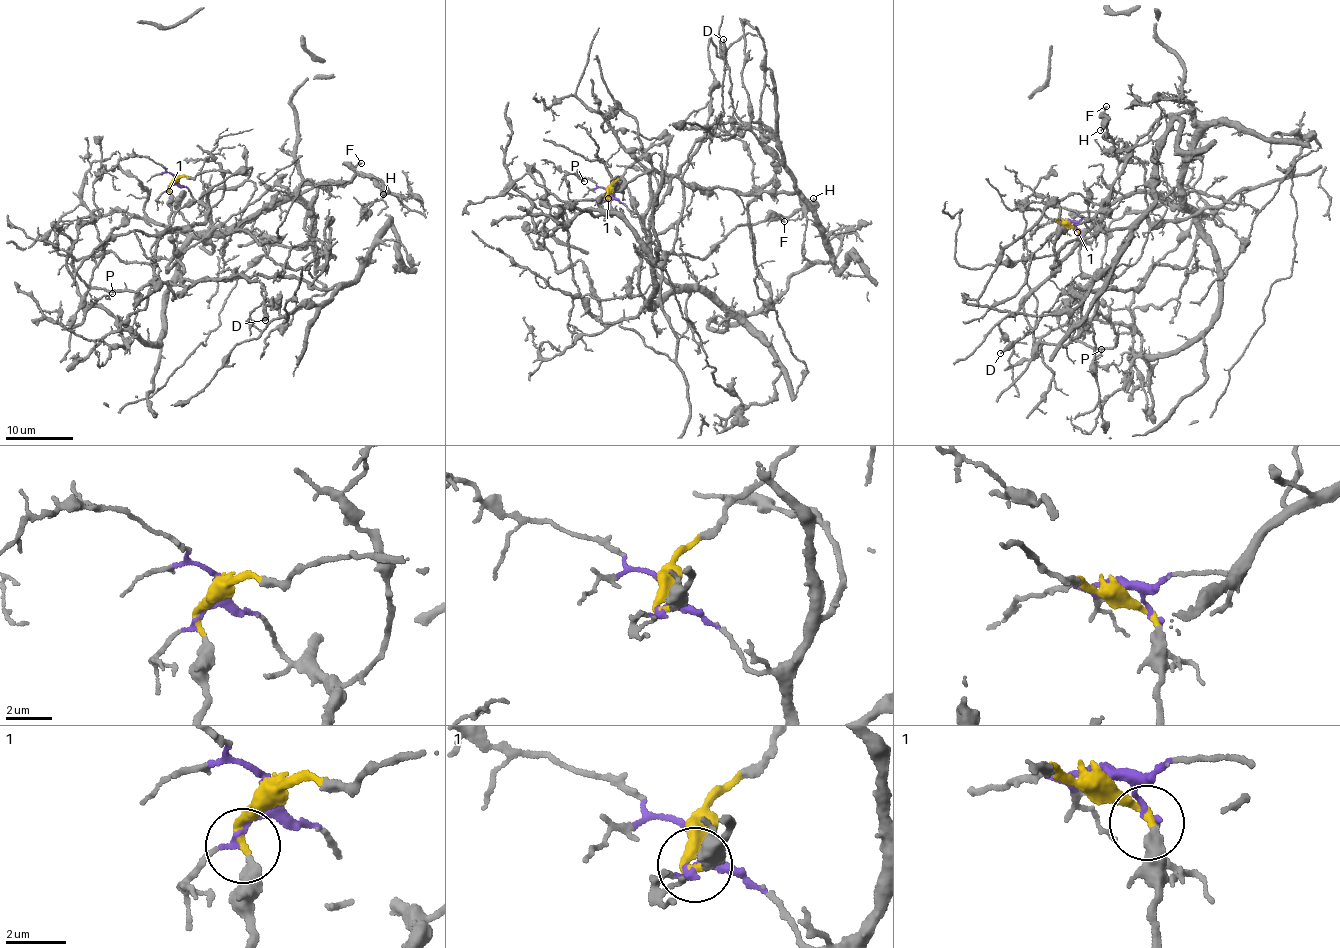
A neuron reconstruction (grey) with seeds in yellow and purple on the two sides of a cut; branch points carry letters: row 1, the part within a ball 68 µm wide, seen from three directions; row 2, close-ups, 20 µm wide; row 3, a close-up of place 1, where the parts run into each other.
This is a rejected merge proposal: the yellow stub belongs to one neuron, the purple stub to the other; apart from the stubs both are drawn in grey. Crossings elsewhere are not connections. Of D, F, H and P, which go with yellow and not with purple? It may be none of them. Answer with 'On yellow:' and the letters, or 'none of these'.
On yellow: F, H

